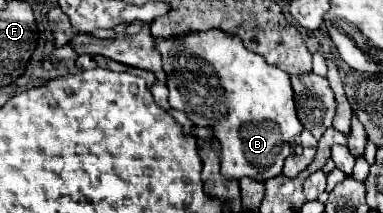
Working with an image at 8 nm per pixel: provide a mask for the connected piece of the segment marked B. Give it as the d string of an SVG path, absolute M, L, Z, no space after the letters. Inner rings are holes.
M207 30L181 38L157 40L157 50L161 50L163 56L171 108L185 112L197 126L211 128L213 138L219 142L221 174L233 180L241 180L247 176L257 182L279 176L285 158L291 154L291 142L303 130L295 114L289 74L279 70L277 66L269 66L259 54L249 52L239 38L227 36L221 30Z

